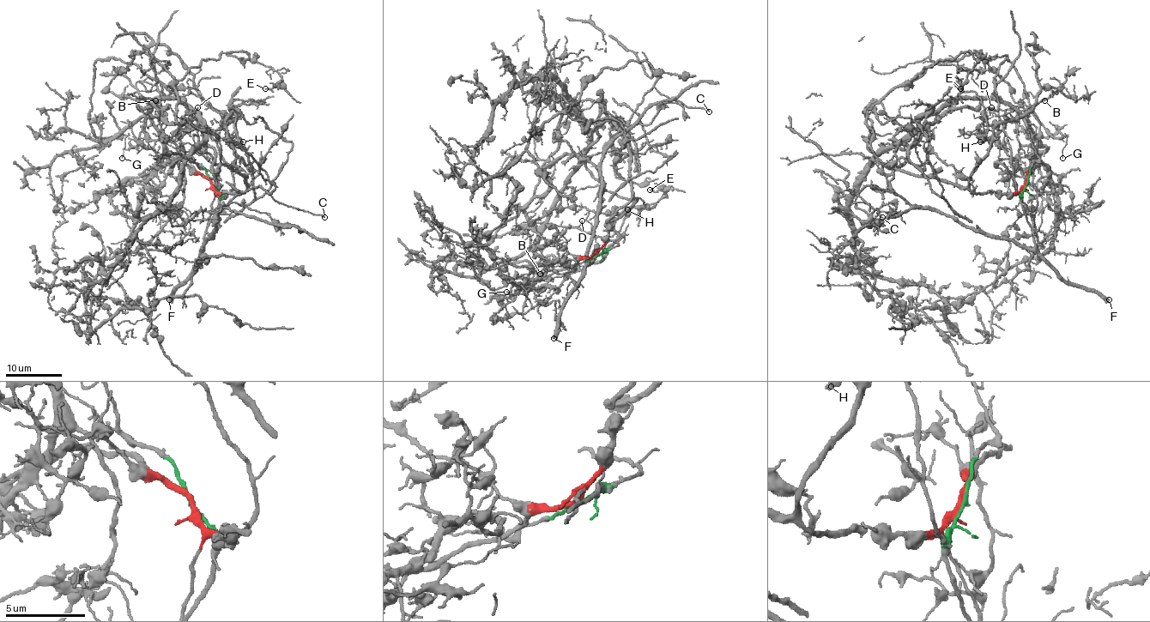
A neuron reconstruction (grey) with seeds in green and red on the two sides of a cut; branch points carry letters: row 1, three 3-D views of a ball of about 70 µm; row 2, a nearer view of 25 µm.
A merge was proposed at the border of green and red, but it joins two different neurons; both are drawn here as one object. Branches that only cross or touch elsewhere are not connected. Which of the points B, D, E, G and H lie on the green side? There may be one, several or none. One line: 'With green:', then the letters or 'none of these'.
With green: D, G

